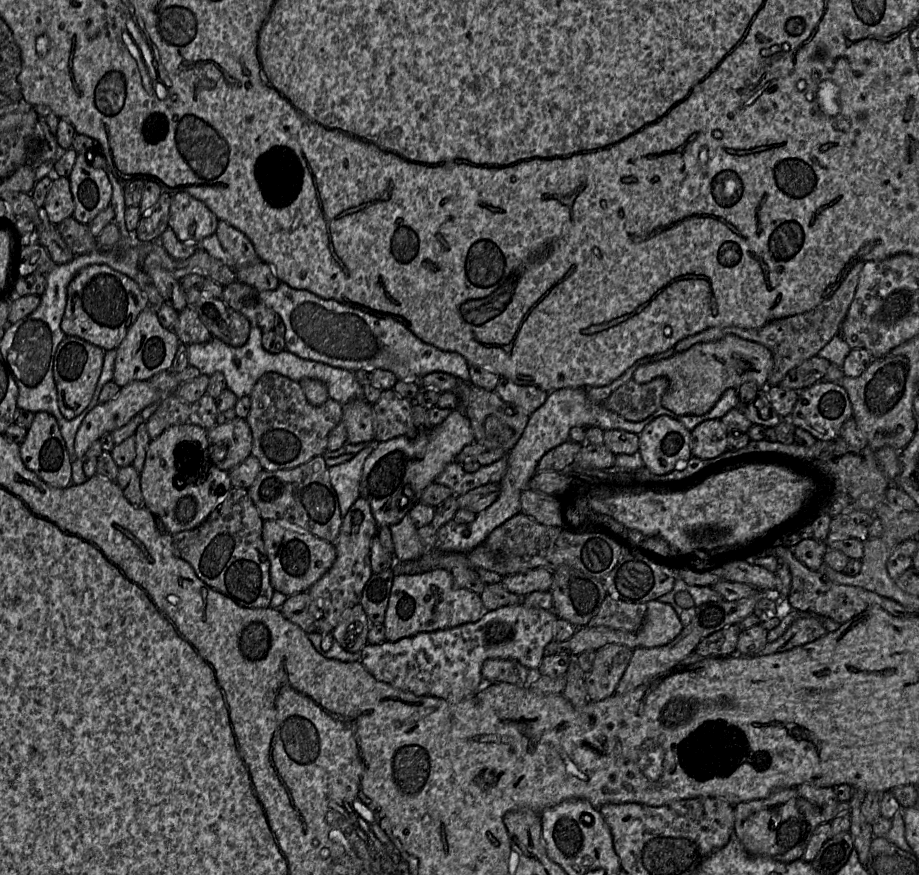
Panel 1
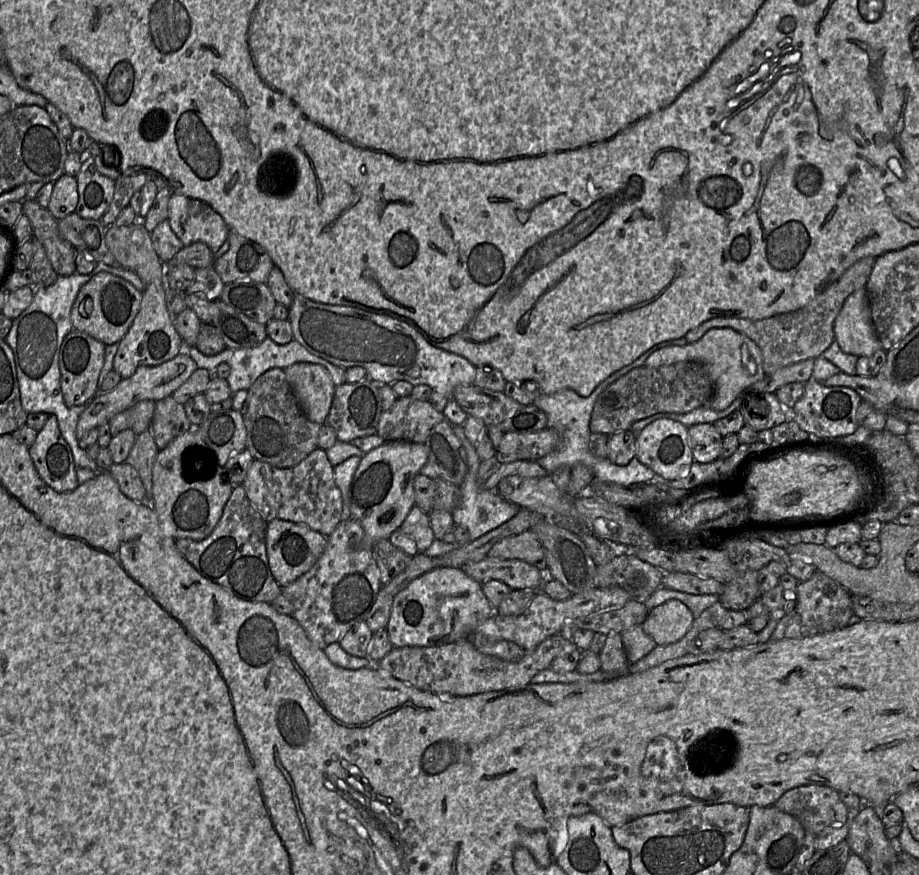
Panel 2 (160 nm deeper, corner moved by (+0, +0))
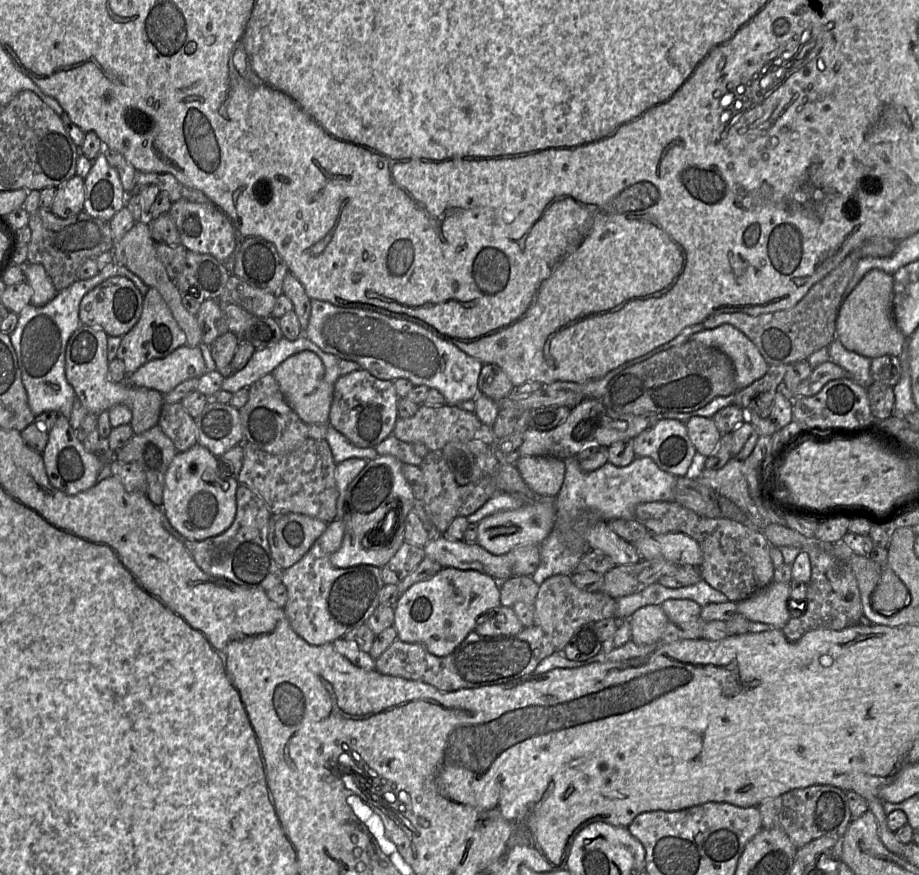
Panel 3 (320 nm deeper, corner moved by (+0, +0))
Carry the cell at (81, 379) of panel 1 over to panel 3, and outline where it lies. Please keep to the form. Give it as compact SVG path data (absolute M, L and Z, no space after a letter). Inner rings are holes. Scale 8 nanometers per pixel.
M81 325L70 336L65 348L65 376L88 413L97 416L115 405L127 406L132 412L130 426L134 434L138 435L158 426L164 395L153 389L115 383L109 379L108 337L102 329Z

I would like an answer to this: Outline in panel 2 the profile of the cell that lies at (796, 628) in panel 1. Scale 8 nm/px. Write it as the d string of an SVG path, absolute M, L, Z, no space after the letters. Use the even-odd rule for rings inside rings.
M816 570L807 581L798 583L794 610L788 614L777 615L778 623L770 639L773 641L805 638L839 630L848 626L854 617L851 593L840 583Z

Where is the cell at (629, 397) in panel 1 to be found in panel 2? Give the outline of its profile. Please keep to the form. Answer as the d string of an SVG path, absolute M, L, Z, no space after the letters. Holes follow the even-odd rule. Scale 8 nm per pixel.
M682 361L657 368L640 366L610 384L597 398L590 417L592 434L612 435L629 430L635 422L657 413L688 413L708 405L714 394L713 382L705 365Z

